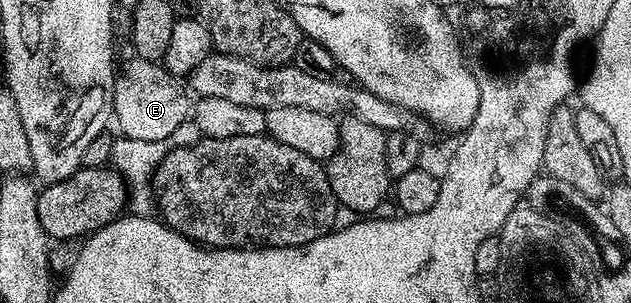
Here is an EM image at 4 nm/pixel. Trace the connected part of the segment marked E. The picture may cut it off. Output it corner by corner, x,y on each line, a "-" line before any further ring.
130,57
126,64
121,64
114,77
114,114
113,122
123,136
136,141
162,143
169,140
185,119
191,118
192,99
177,78
166,70
161,62
153,59

